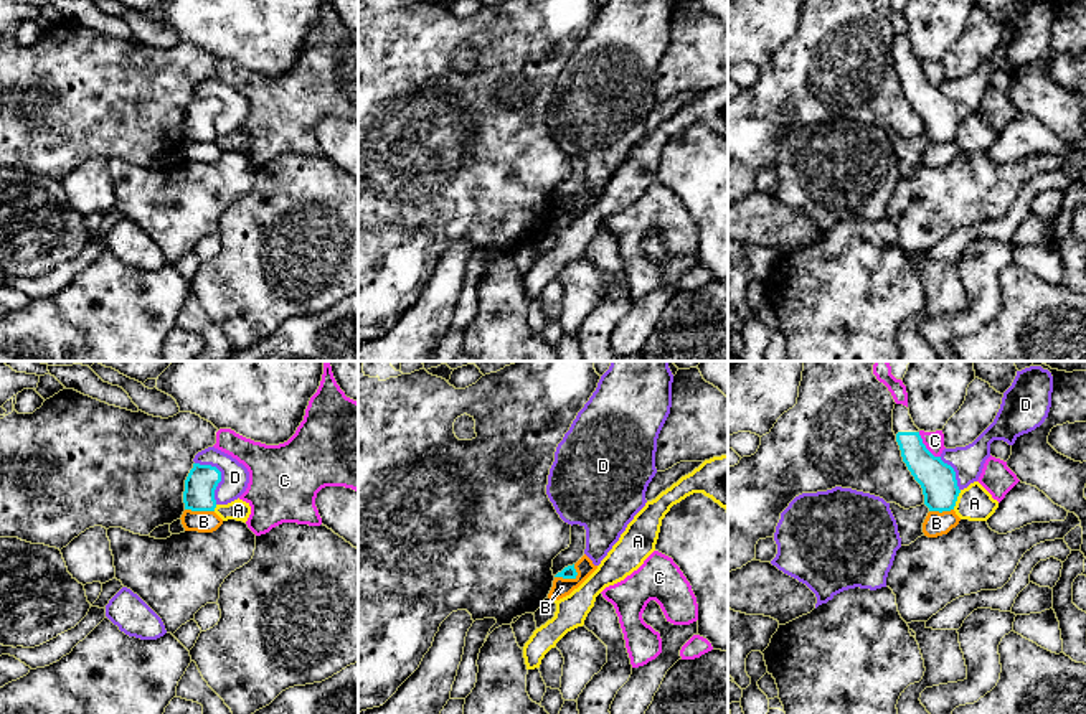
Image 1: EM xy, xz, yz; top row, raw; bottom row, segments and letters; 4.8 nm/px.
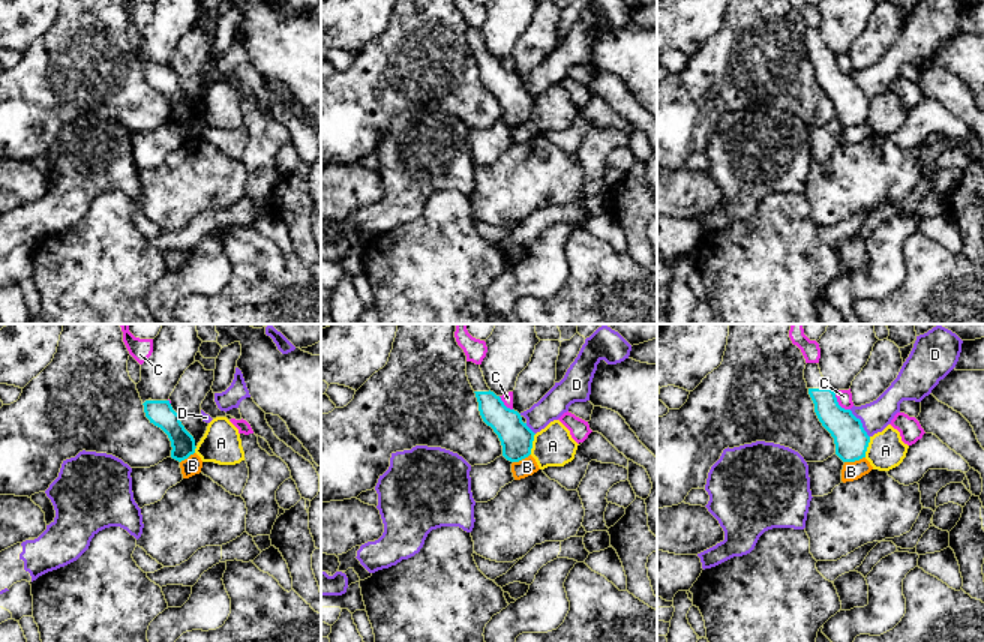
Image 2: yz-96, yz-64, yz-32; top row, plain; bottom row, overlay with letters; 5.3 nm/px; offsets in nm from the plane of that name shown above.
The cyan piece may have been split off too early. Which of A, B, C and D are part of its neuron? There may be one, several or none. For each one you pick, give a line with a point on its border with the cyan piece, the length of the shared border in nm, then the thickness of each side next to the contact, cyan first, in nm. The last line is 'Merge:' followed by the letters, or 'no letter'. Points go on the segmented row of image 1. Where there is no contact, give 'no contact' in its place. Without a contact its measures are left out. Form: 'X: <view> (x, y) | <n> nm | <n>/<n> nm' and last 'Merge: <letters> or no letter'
Merge: no letter

